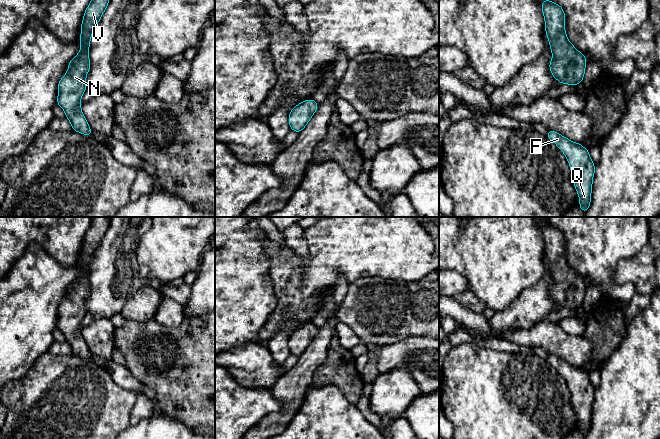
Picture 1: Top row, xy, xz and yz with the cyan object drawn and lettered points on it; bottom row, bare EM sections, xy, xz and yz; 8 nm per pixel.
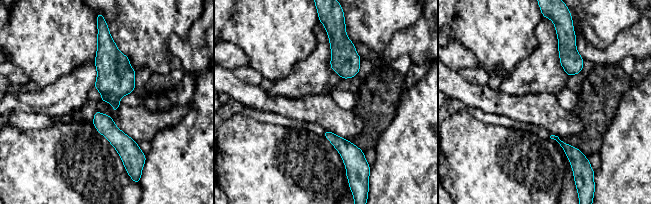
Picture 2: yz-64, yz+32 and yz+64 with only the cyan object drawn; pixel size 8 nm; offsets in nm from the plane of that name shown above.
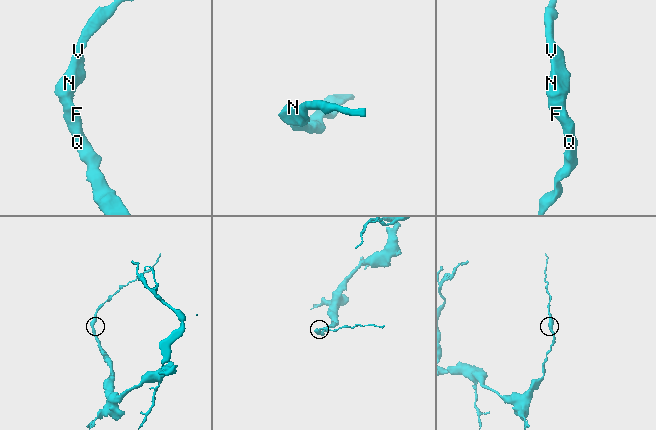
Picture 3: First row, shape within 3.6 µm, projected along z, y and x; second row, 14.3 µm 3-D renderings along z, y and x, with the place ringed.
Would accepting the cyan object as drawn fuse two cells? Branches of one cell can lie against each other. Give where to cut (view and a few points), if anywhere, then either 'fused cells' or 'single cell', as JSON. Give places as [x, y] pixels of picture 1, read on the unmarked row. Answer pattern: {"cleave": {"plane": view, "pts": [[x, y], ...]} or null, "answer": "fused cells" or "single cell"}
{"cleave": null, "answer": "single cell"}

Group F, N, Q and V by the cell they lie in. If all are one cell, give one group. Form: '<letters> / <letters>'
F N Q V

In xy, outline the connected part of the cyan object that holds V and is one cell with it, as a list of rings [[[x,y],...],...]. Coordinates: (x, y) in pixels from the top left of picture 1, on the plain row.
[[[93,217],[80,251],[81,273],[69,286],[66,298],[58,307],[57,329],[65,336],[72,354],[92,360],[91,352],[81,334],[81,322],[87,313],[86,300],[90,294],[89,270],[94,252],[109,227],[110,217]]]

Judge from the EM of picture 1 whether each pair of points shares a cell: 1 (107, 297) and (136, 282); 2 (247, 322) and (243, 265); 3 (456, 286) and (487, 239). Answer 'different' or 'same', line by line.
1: same
2: same
3: different

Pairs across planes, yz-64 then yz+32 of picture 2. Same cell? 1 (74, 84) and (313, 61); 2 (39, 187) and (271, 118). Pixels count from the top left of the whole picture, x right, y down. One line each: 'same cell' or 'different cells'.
1: same cell
2: different cells

